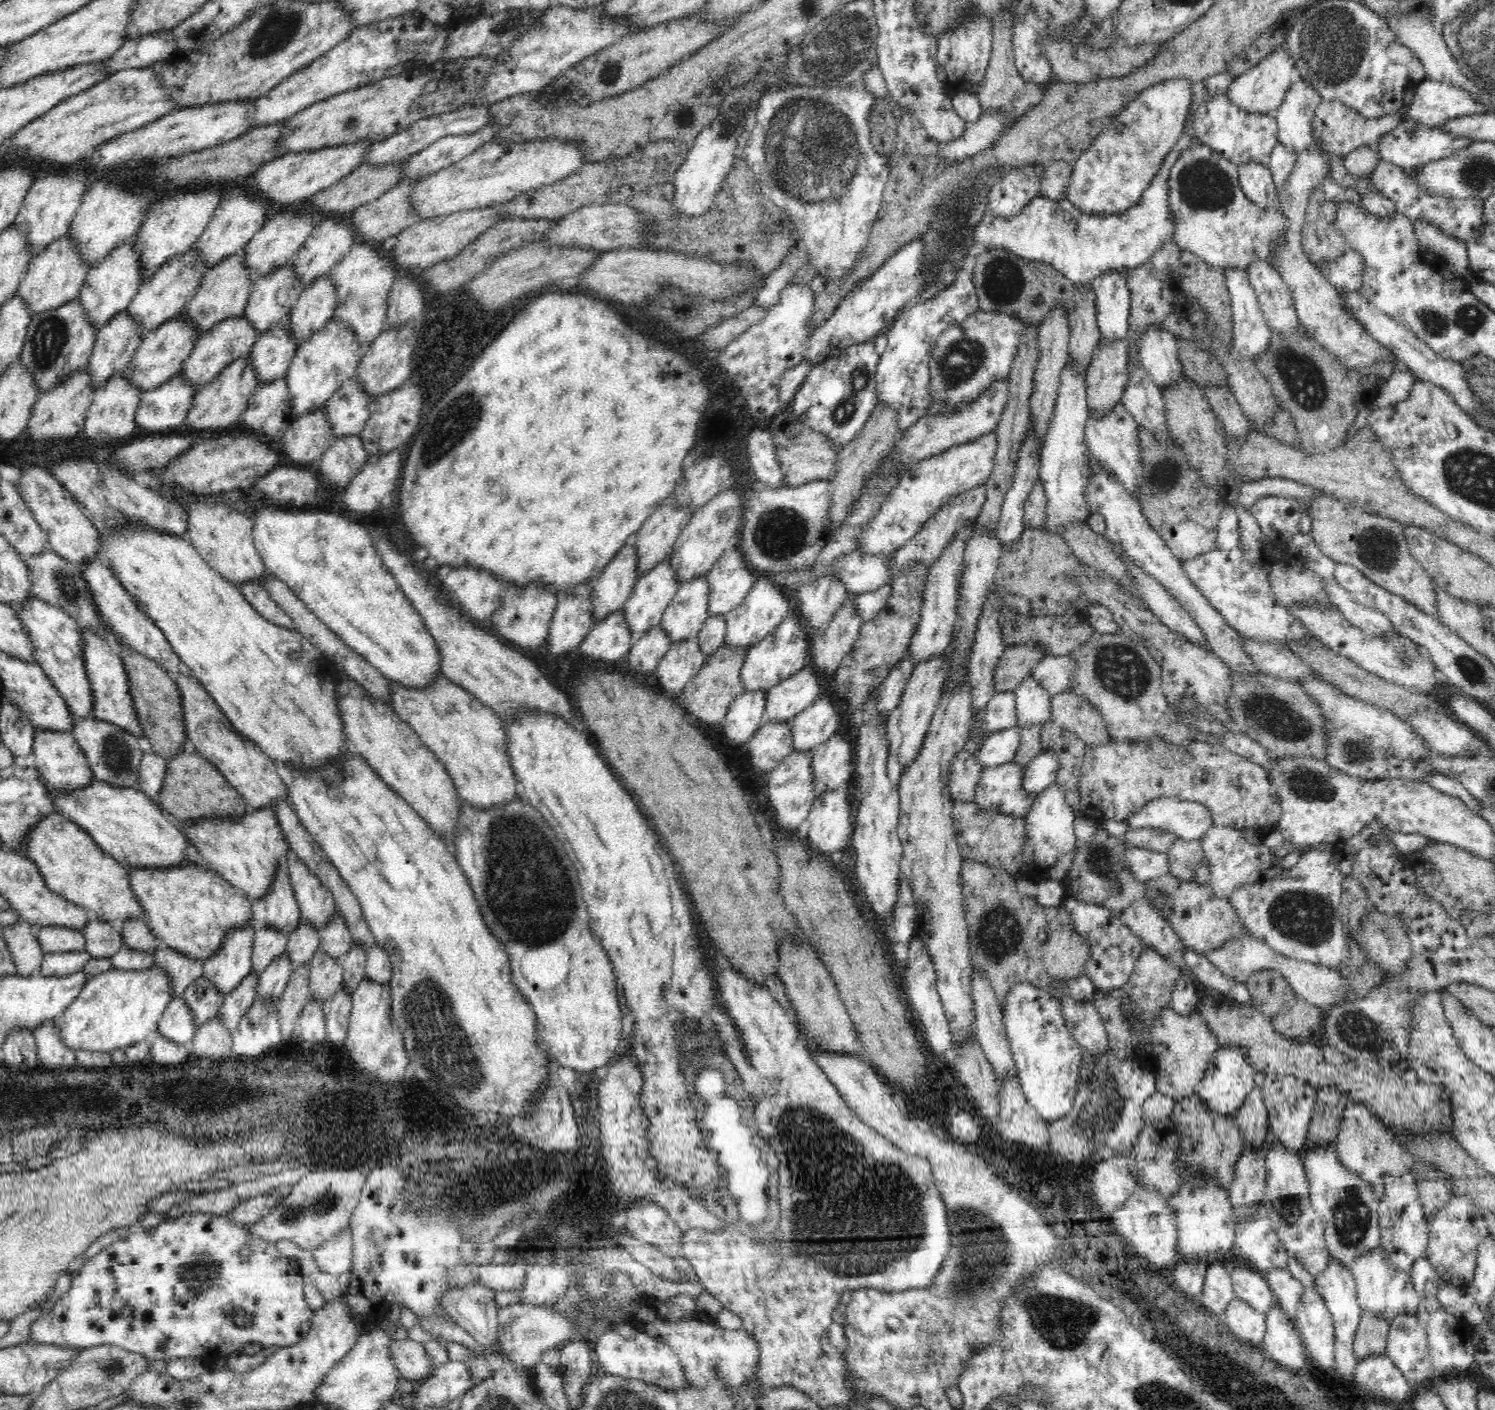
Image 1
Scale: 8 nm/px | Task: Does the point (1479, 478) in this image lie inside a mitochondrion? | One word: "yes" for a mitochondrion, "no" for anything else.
yes

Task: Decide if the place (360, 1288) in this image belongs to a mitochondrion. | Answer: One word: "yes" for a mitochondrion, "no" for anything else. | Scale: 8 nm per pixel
no

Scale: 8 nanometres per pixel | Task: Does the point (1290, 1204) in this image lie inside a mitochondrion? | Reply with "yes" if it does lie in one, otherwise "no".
yes

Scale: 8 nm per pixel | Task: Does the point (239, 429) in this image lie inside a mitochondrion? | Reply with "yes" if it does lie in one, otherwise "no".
no

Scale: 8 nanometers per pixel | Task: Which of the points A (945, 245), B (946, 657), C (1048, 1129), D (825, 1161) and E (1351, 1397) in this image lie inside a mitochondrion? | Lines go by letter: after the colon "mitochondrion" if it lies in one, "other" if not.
A: mitochondrion
B: other
C: other
D: mitochondrion
E: other

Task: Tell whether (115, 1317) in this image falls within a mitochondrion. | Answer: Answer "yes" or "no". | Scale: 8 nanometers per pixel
no

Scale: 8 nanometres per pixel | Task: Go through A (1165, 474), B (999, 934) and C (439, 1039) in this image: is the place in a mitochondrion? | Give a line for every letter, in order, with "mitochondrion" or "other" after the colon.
A: mitochondrion
B: mitochondrion
C: mitochondrion

